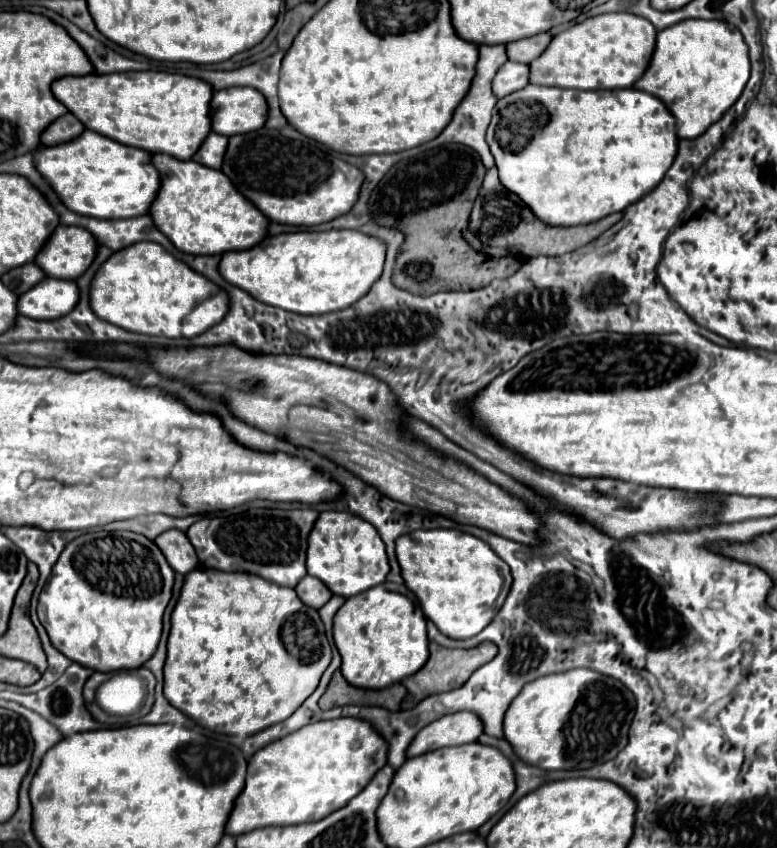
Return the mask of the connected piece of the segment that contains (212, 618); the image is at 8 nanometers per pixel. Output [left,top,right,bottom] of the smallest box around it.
[163,572,331,736]

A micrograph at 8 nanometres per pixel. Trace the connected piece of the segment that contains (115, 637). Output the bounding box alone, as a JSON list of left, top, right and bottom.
[37,532,175,670]

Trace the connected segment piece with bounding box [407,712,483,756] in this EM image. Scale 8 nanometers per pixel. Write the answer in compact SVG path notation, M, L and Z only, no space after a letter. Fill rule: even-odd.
M473 712L447 714L449 718L439 718L425 726L411 742L407 756L421 756L443 746L461 746L475 742L483 734L483 722Z

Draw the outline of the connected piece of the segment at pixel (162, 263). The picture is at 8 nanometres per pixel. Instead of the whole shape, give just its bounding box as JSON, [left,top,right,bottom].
[91,242,229,338]

